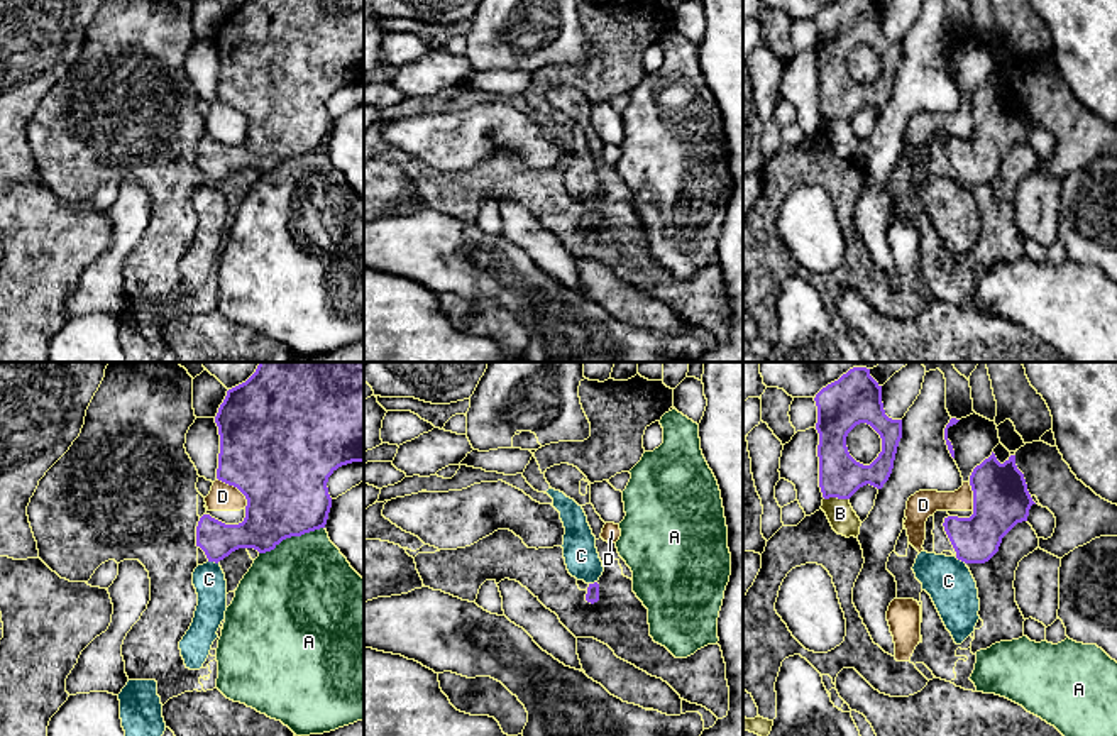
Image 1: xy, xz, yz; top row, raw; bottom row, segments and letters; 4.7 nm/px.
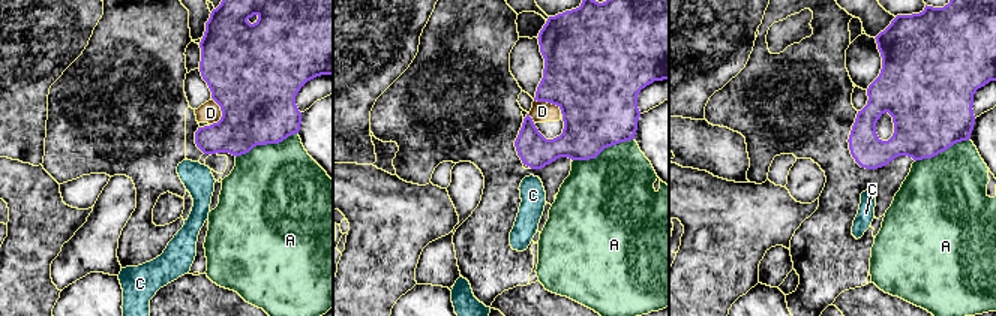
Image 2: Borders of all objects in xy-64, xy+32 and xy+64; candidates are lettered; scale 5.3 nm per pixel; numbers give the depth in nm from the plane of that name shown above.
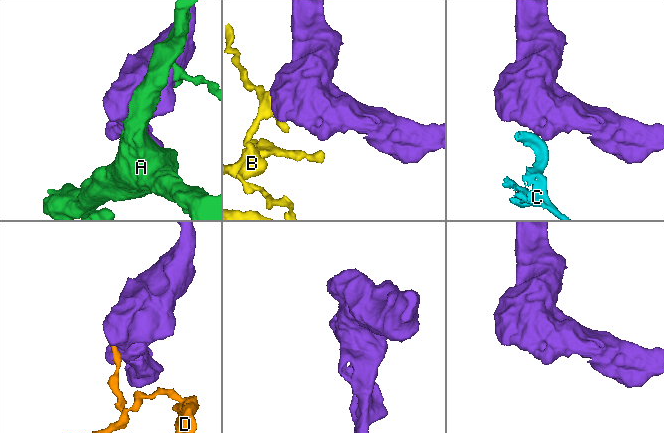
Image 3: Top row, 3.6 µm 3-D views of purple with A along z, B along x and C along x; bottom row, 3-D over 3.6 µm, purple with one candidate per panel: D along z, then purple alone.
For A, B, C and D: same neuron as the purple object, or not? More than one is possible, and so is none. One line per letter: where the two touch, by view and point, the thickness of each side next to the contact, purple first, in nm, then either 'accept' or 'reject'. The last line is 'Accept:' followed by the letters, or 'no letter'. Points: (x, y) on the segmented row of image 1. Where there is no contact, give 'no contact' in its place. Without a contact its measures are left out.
A: xy (291, 535) | 400/460 nm | reject
B: yz (836, 496) | 200/130 nm | reject
C: yz (960, 559) | 220/220 nm | reject
D: xy (236, 486) | 500/130 nm | reject
Accept: no letter

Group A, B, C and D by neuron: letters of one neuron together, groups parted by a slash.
A / B / C / D

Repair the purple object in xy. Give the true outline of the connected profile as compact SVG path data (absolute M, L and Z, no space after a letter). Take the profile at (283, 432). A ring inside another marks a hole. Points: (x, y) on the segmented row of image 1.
M259 362L256 372L242 384L227 391L223 403L215 416L220 435L220 453L217 479L237 487L247 499L245 518L239 525L225 525L210 514L203 514L196 526L196 547L208 562L218 563L239 548L254 548L259 553L274 550L283 540L325 528L332 508L328 494L328 477L342 465L364 462L364 362Z

